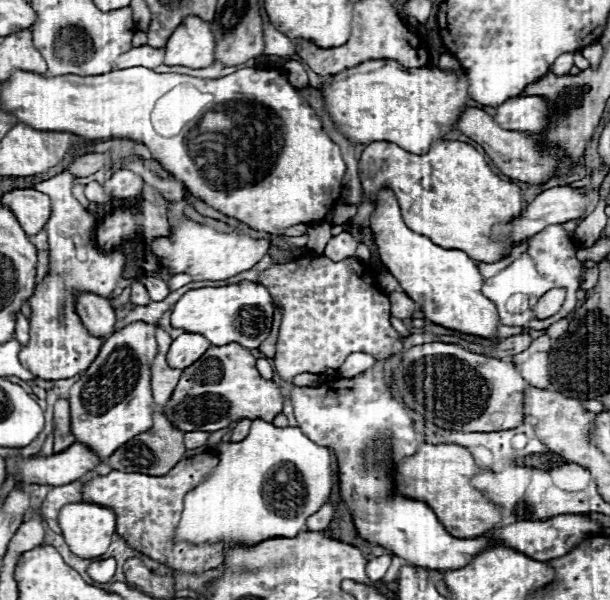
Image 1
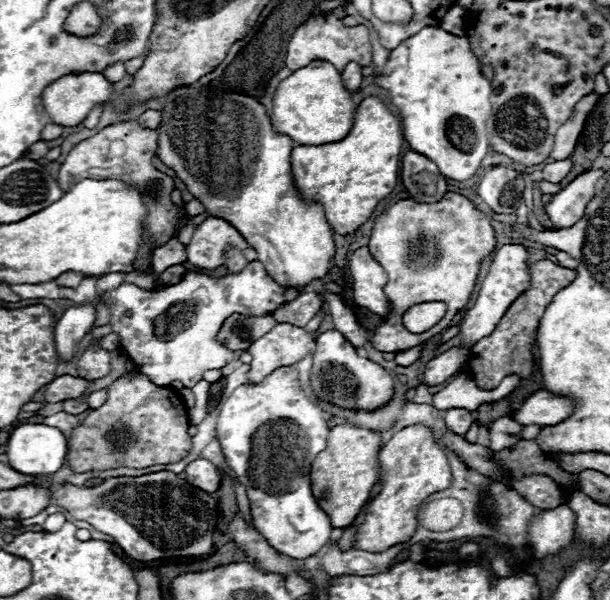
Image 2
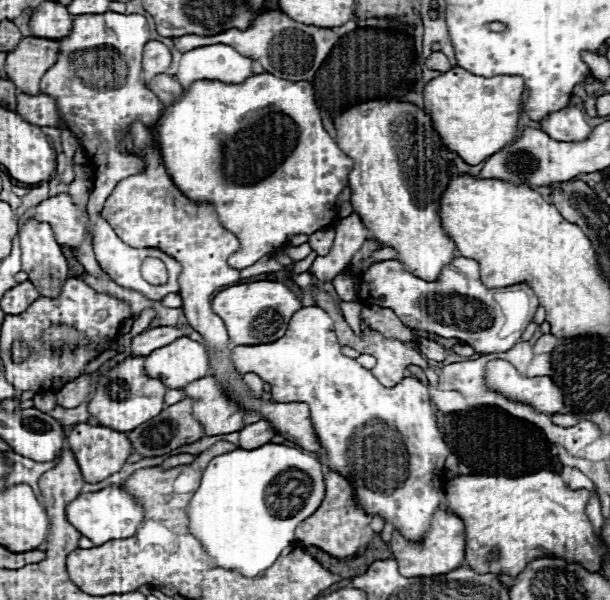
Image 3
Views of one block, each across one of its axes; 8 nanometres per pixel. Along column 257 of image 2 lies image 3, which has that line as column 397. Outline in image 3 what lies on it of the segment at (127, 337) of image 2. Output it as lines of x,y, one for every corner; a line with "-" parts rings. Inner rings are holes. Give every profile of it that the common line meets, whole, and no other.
464,256
448,262
434,282
414,276
398,260
386,260
366,270
360,284
358,298
364,306
374,304
380,308
392,308
406,326
442,338
458,338
464,344
470,344
478,354
510,350
520,340
538,308
538,298
526,284
486,288
480,282
478,262

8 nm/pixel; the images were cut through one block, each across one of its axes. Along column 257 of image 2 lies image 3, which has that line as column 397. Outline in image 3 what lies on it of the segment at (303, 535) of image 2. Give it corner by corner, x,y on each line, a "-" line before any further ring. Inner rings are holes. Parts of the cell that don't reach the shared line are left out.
318,306
300,308
294,312
286,334
272,344
236,346
232,348
232,364
240,374
254,372
272,386
274,402
306,402
312,410
312,424
322,442
324,456
320,458
328,468
338,468
358,492
358,504
372,516
390,520
398,532
408,540
420,540
430,524
430,516
438,508
442,498
442,474
444,460
450,454
444,444
430,404
430,394
416,378
404,378
392,388
384,388
370,370
362,368
356,360
340,352
340,344
334,334
334,322
326,310

